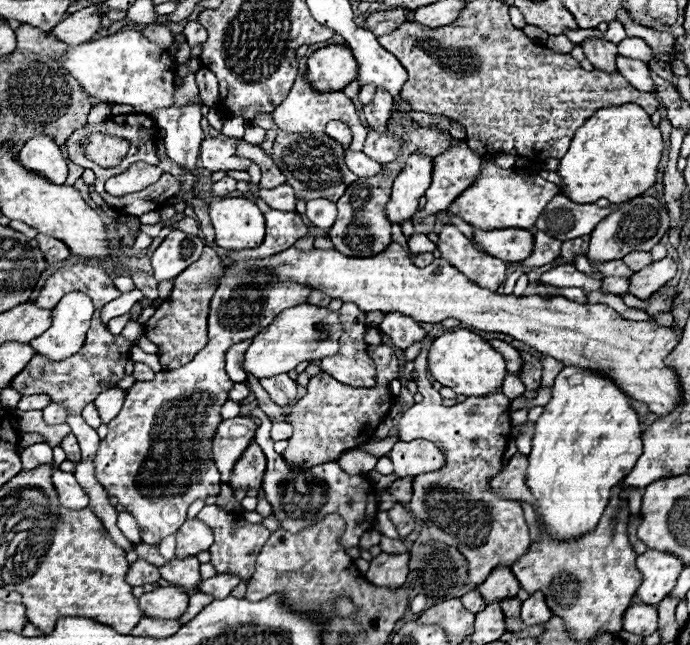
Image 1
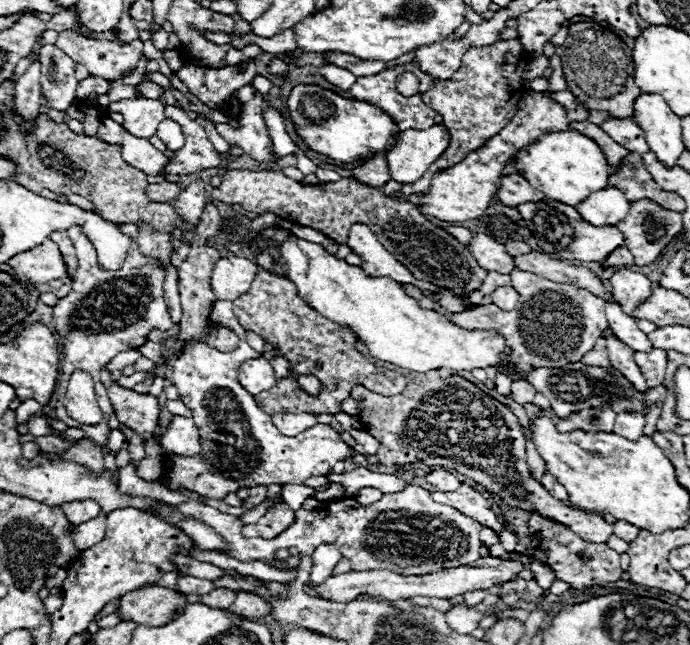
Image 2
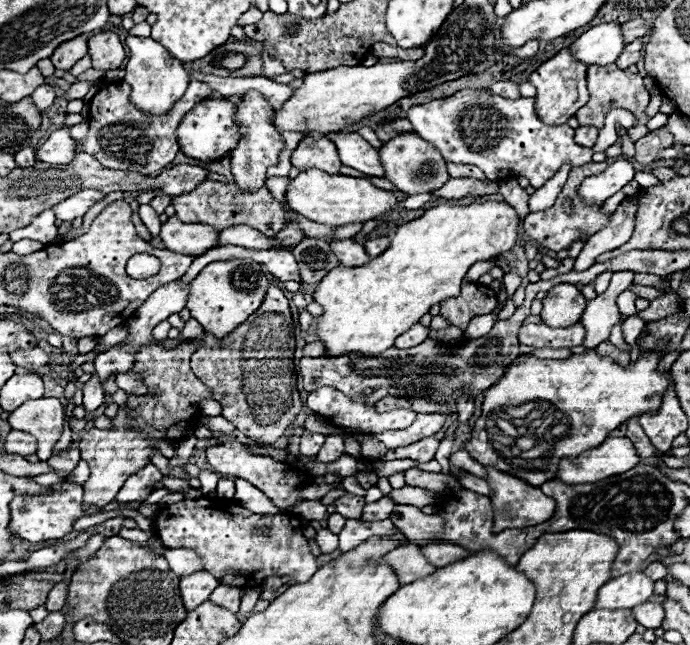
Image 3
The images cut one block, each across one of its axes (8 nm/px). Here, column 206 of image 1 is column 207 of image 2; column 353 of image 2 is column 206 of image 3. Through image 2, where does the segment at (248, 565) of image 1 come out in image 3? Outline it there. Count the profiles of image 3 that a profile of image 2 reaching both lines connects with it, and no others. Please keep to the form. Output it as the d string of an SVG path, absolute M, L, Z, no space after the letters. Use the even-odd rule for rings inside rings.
M182 500L160 510L154 530L166 548L192 548L204 560L210 574L222 584L236 588L256 588L268 576L290 576L296 582L306 582L318 570L316 558L310 554L308 540L302 534L302 520L292 512L262 516L232 500ZM256 530L268 530L268 534L256 534Z

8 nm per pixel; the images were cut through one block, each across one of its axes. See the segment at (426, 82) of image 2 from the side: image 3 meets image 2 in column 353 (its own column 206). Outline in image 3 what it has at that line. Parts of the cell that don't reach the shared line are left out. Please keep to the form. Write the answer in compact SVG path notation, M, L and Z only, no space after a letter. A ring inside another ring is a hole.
M190 80L190 86L180 102L174 104L170 114L166 116L166 128L164 122L158 124L154 118L148 118L144 112L140 112L134 104L130 104L130 86L126 82L110 84L102 88L90 102L90 128L88 136L80 142L80 150L92 154L102 166L108 166L112 170L130 170L140 174L156 174L166 164L170 164L178 152L178 138L176 130L184 118L186 112L194 108L196 102L202 102L210 96L210 88L198 80Z

